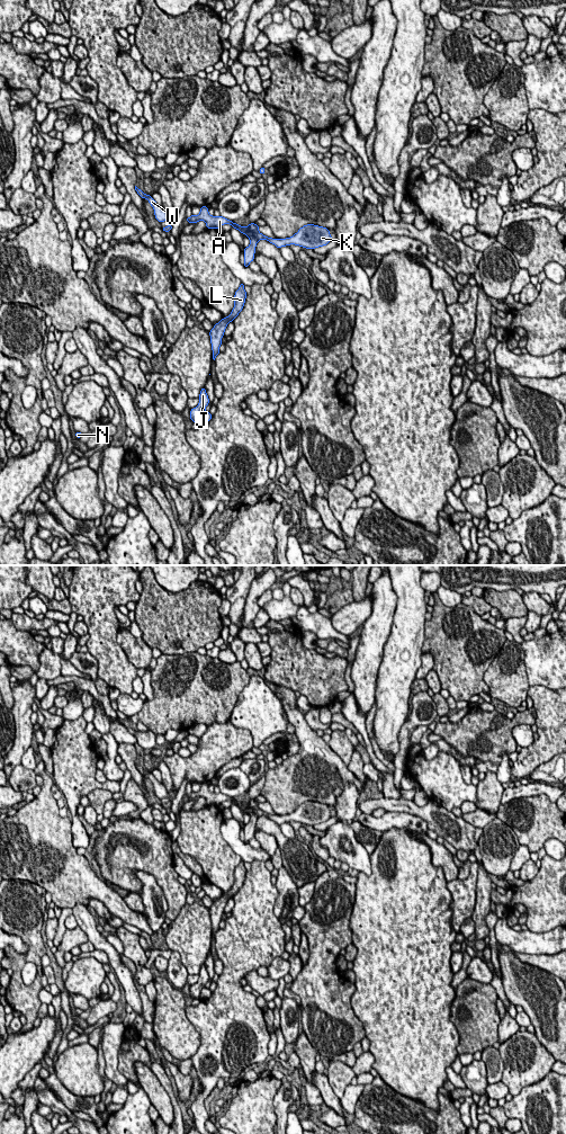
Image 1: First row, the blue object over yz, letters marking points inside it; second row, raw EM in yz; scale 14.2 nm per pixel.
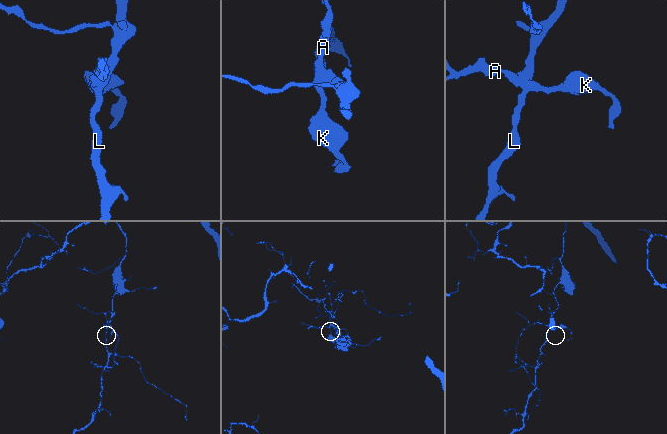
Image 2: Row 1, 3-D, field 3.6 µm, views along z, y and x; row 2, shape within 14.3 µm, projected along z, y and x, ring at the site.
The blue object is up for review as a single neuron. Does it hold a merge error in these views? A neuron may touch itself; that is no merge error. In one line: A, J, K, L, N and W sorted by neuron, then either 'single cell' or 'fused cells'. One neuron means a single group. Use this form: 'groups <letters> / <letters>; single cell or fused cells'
groups A K N W / J L; fused cells

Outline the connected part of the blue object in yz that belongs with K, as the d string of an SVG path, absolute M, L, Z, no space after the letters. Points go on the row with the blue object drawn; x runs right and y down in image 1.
M314 224L304 225L293 236L286 239L268 238L260 232L255 234L255 238L258 241L264 239L279 249L281 247L295 244L312 250L326 245L332 240L329 229Z

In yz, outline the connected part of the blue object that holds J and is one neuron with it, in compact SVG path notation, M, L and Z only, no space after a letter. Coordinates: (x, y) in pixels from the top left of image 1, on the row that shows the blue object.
M205 387L201 389L198 399L199 399L198 405L190 410L190 419L194 422L199 422L201 413L205 411L206 407L209 403L209 399L208 399Z

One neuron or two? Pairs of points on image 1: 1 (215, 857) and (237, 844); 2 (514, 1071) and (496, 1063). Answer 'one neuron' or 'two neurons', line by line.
1: two neurons
2: two neurons

